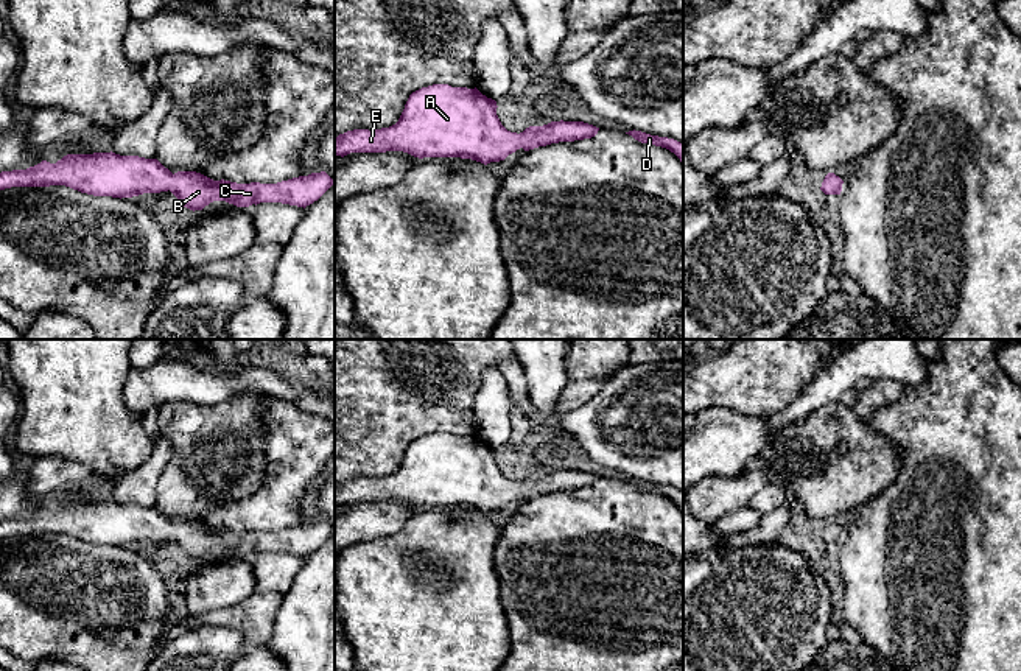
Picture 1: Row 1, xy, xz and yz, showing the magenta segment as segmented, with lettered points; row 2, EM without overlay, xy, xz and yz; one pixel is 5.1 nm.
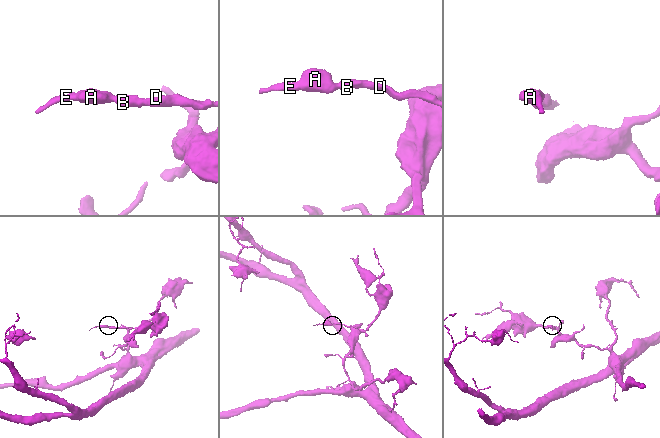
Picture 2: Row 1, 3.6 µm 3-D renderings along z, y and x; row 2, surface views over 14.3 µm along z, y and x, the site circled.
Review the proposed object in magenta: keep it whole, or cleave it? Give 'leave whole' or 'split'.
leave whole

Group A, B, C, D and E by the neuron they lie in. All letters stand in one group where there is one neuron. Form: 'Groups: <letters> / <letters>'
Groups: A B C D E

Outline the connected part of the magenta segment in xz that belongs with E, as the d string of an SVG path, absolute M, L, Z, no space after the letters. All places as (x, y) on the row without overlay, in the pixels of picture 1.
M433 433L412 441L405 453L398 470L389 476L375 480L353 478L335 487L335 504L350 501L386 501L403 500L414 506L461 506L481 511L504 509L509 503L523 497L525 500L559 490L591 487L599 476L584 470L551 470L543 475L529 475L523 481L507 480L498 464L496 450L482 444L476 436L451 436Z

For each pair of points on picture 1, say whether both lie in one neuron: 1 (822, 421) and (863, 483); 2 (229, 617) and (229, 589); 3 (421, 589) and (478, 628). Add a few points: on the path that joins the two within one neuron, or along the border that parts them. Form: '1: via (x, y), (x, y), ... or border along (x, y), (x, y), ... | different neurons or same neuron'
1: via (839, 430), (863, 453), (863, 466) | same neuron
2: border along (254, 590), (245, 600), (212, 609), (201, 617) | different neurons
3: via (435, 603), (459, 628), (464, 628) | same neuron

